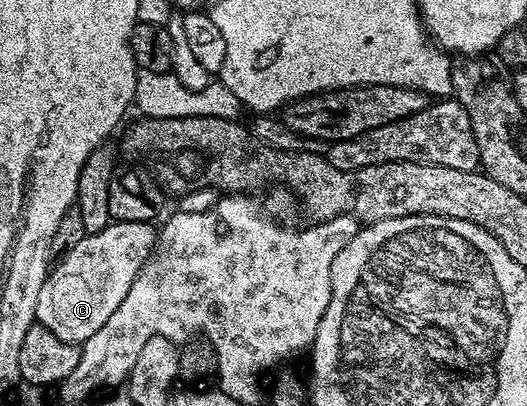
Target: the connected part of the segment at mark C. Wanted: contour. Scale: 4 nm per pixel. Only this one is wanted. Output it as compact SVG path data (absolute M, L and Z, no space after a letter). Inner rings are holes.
M110 222L100 232L81 235L76 245L63 253L60 265L53 267L50 274L42 282L42 290L38 290L38 306L36 307L36 323L41 324L54 338L66 344L83 346L102 326L106 326L106 318L122 306L122 298L134 286L138 274L148 263L158 248L158 232L151 223L142 222Z

